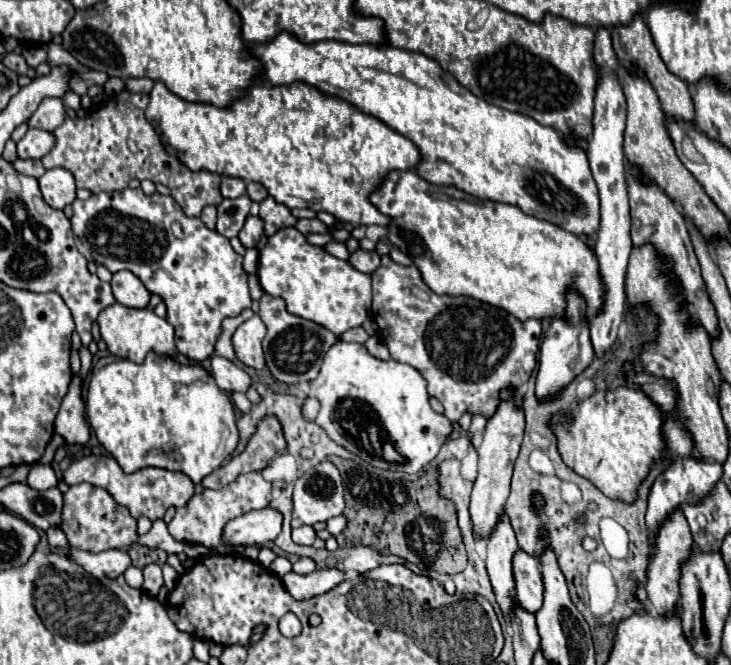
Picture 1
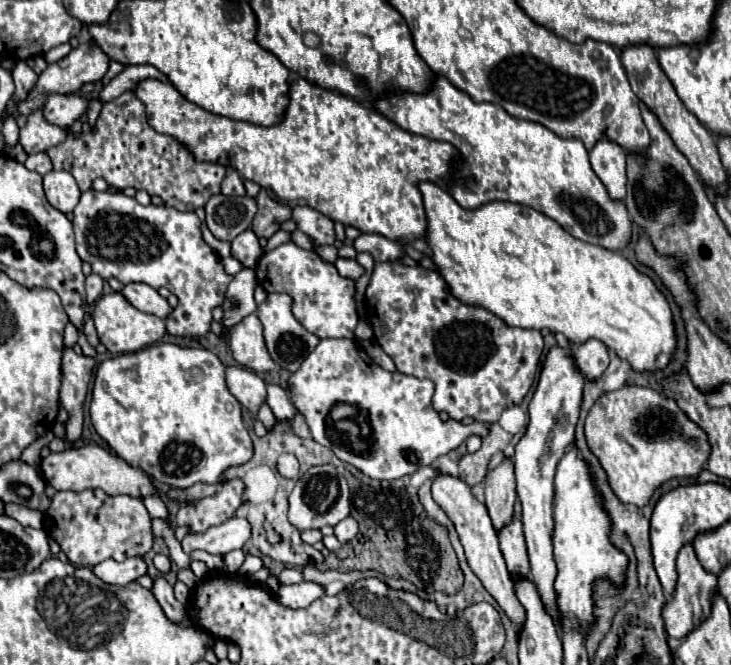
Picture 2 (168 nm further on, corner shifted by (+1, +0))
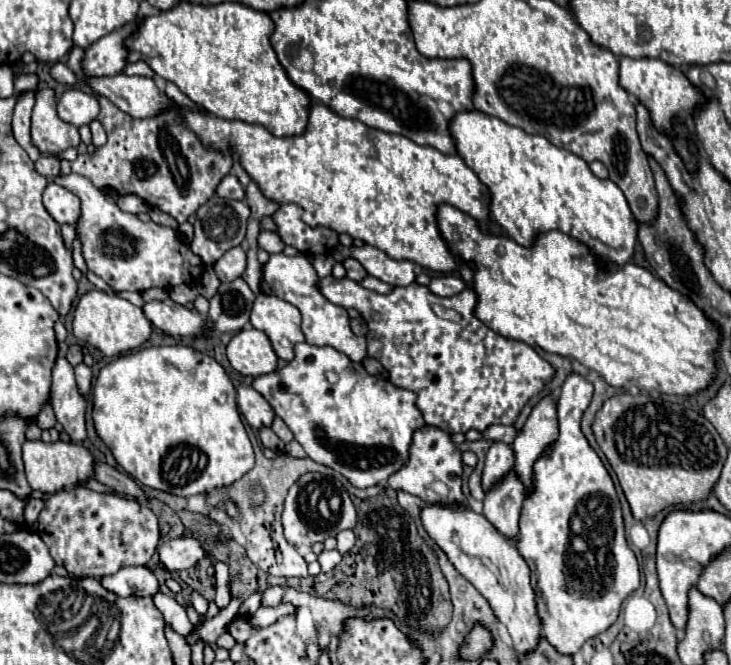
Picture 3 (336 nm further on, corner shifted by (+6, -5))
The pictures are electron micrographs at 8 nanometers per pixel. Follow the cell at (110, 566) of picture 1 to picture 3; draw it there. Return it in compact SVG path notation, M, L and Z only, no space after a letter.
M144 565L120 569L118 573L114 573L110 577L102 577L100 583L102 583L104 589L108 589L108 591L120 595L120 597L126 597L130 593L150 597L158 591L158 579Z

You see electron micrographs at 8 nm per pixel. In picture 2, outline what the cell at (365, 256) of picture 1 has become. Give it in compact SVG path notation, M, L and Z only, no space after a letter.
M337 258L335 268L337 268L337 272L339 272L341 276L351 278L351 280L357 280L357 278L361 278L361 276L365 274L363 266L361 266L361 264L357 264L357 260L345 260L345 258Z

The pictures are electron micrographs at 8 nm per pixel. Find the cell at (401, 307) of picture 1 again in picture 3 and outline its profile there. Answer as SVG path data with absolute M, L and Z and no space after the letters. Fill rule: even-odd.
M332 275L320 279L318 287L334 305L360 311L368 325L368 355L386 367L394 385L412 389L418 395L416 405L422 411L424 421L446 433L466 433L468 429L482 431L486 425L494 423L512 425L528 399L540 393L554 375L550 363L546 363L528 343L506 339L474 317L474 293L470 293L470 289L464 289L454 297L438 297L426 285L410 283L408 287L394 287L388 295L380 295L364 289L348 277L336 279ZM442 311L456 311L460 319L450 321Z

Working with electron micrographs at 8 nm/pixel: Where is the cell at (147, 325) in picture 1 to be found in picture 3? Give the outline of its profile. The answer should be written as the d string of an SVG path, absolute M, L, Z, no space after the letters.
M90 291L80 297L78 307L74 311L74 335L92 347L100 349L108 357L118 357L120 353L138 349L150 339L152 323L144 317L140 307L134 307L130 301L108 295L104 291Z

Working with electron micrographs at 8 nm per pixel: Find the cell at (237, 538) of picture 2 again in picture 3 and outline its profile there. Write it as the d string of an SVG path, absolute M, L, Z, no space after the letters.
M198 537L168 539L160 545L160 561L168 571L190 569L204 557L206 557L206 547Z

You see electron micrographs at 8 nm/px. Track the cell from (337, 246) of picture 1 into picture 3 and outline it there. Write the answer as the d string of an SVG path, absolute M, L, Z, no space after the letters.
M262 231L258 237L258 245L262 249L266 249L268 253L282 253L286 243L280 239L278 233L270 233L270 231Z

